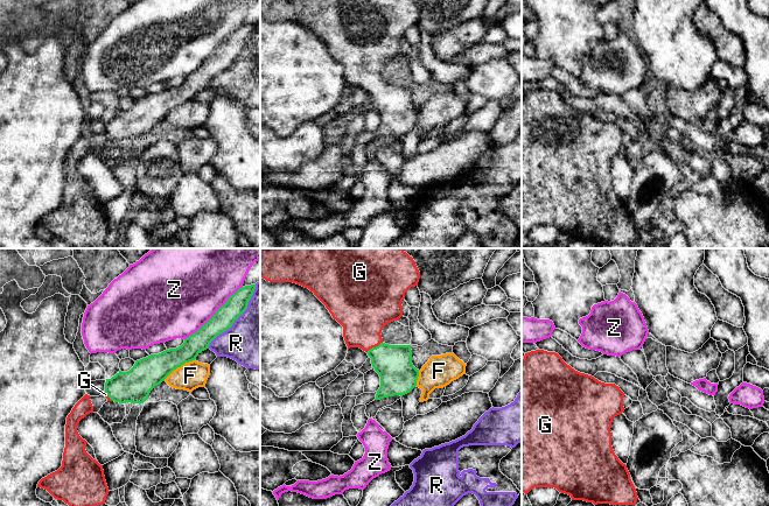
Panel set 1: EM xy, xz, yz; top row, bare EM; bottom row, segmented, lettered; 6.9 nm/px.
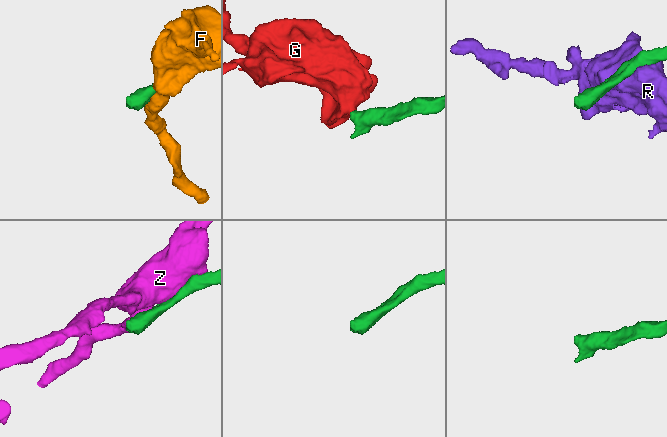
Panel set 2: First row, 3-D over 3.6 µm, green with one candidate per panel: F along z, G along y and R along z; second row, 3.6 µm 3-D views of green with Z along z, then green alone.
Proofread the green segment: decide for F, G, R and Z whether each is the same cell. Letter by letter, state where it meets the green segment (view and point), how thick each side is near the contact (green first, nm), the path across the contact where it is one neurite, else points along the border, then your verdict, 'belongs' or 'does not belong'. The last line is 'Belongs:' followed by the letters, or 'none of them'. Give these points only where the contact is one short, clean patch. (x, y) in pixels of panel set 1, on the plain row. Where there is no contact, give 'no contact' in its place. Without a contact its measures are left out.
F: xy (179, 105) | 220/190 nm | does not belong
G: xz (373, 86) | 260/340 nm | across xz (393, 102), (389, 100), (373, 86), (363, 70), (363, 53) | belongs
R: xy (237, 57) | 140/400 nm | does not belong
Z: xy (215, 53) | 140/480 nm | does not belong
Belongs: G

